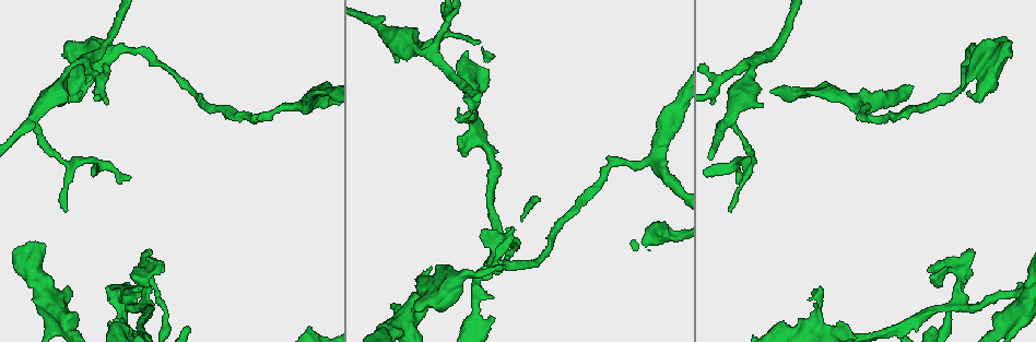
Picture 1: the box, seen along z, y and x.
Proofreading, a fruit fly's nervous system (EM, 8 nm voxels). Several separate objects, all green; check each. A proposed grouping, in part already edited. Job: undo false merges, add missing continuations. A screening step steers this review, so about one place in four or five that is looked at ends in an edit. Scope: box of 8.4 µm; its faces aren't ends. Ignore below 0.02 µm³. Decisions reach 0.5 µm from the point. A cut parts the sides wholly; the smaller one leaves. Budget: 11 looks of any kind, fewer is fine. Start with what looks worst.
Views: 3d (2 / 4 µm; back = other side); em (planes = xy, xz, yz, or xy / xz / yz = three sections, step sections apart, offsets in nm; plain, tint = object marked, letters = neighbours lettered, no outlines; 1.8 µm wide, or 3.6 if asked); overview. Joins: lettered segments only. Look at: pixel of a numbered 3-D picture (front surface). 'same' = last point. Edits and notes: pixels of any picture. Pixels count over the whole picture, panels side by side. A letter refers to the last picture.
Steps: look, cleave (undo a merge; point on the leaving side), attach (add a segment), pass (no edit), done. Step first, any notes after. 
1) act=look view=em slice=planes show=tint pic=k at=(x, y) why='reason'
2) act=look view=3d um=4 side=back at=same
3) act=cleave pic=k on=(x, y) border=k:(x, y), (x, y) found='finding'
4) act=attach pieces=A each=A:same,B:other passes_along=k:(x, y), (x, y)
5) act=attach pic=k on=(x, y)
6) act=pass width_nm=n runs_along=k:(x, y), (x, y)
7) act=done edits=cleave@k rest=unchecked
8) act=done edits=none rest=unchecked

act=look view=em slice=planes show=letters pic=1 at=(149, 270) why='sharp bend'

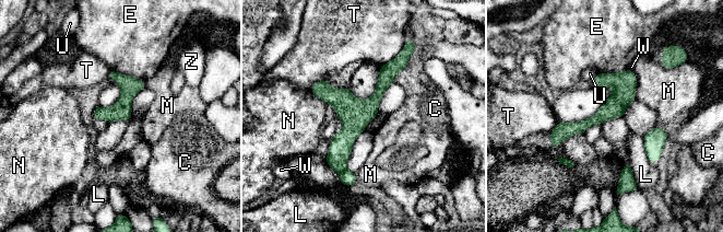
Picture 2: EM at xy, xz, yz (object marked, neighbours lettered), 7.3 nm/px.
act=cleave pic=2 on=(340, 149) longest_contact=E:280nm each=C:other,E:other,L:other,M:other,N:other,T:other,U:other,W:other,Z:other border=2:(346, 170), (340, 174) found='two neurons meet here'

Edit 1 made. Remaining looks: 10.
act=look view=overview

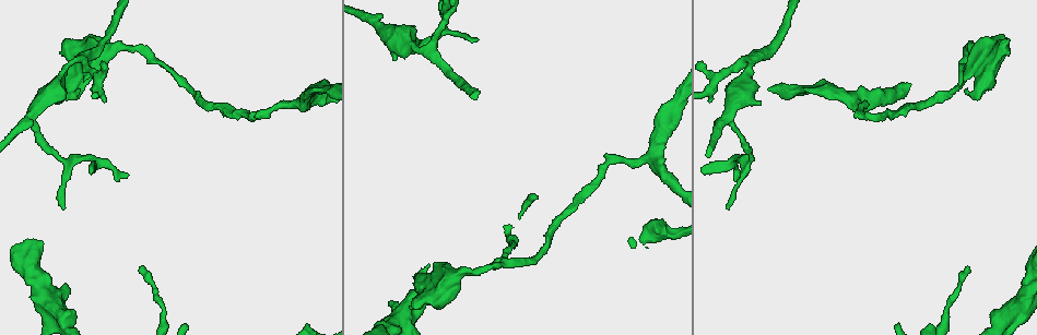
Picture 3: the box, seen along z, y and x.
act=look view=em slice=planes show=plain pic=3 at=(383, 28)

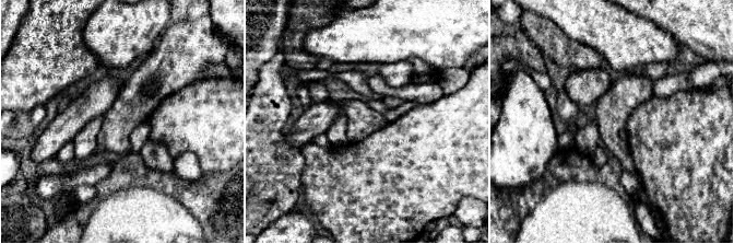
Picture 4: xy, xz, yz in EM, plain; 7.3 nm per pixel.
act=look view=em slice=planes show=letters at=same

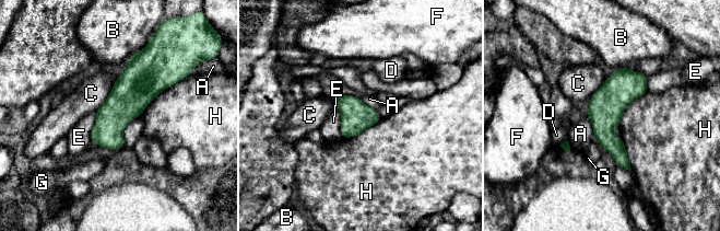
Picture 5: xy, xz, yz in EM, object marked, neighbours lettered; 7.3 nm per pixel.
act=pass longest_contact=H:400nm each=A:other,B:other,C:other,D:other,E:other,F:other,G:other,H:other found='continuous, no second neuron'

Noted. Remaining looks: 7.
act=look view=3d um=2 pic=3 at=(82, 75) why='three arms meet'

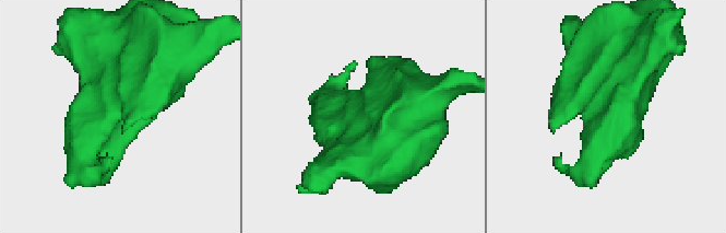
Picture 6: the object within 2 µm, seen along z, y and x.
act=look view=em um=3.6 slice=xz step=4 show=letters pic=6 at=(116, 106) arms=3 arm_widths_nm=280,280,360

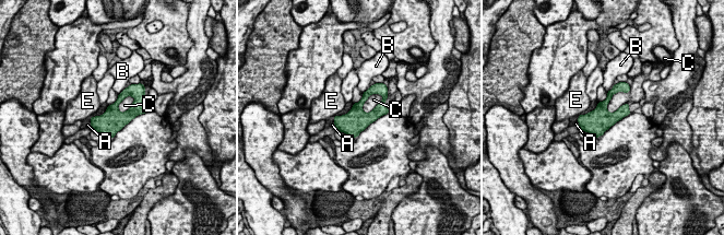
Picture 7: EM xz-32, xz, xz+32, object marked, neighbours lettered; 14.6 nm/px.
act=pass width_nm=360 each=A:other,B:other,C:other,E:other border=7:(630, 90), (616, 92), (606, 109) found='one neuron here'

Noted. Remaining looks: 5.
act=look view=em slice=xz step=8 show=tint pic=3 at=(738, 176) why='branch stops here'

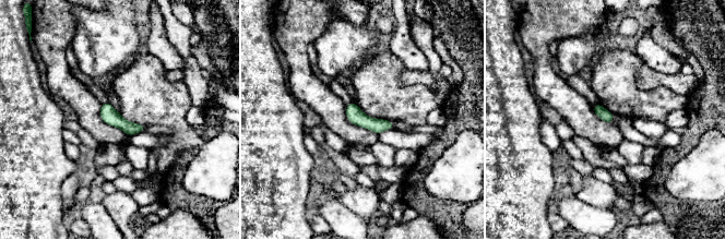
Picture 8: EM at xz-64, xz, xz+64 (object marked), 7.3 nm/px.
act=look view=em slice=xz step=8 show=letters at=same why='see the neighbours'

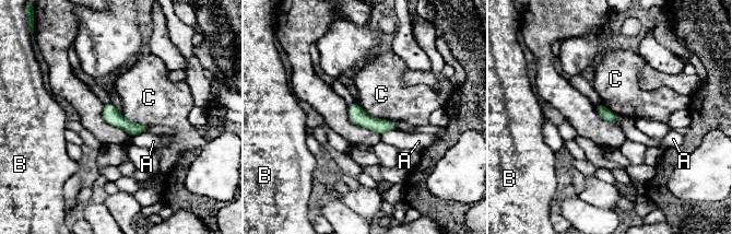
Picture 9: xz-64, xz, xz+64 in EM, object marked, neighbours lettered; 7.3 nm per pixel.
act=pass width_nm=90 each=A:other,B:other,C:other runs_along=9:(351, 107), (366, 121), (393, 125) found='no lettered segment goes on from it'

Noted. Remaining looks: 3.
act=done edits=cleave@2 rest=unchecked

